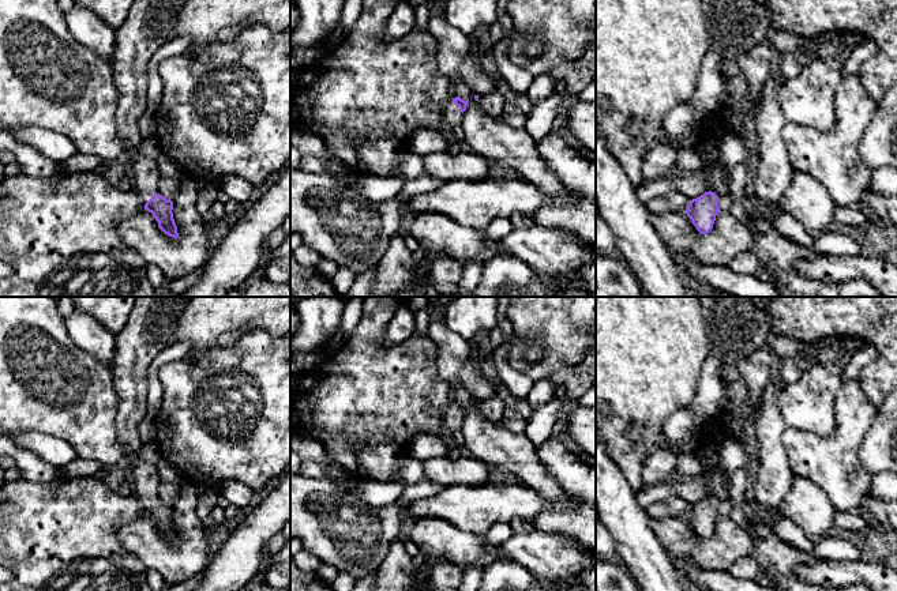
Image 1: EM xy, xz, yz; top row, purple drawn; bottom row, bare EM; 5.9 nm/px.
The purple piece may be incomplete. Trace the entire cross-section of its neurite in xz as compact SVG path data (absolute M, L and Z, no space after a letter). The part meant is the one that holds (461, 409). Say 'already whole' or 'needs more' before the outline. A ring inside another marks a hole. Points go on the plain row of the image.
needs more; M458 402L451 403L446 410L443 426L451 432L461 430L463 417L466 415L468 406L463 406Z

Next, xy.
needs more; M135 459L130 468L132 493L146 507L145 515L151 517L158 532L169 542L177 543L177 531L173 524L173 507L158 498L159 477L154 463Z

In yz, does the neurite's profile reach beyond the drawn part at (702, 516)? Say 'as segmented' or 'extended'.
extended

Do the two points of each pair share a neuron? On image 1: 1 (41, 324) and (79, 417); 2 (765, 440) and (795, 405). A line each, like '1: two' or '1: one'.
1: one
2: two

